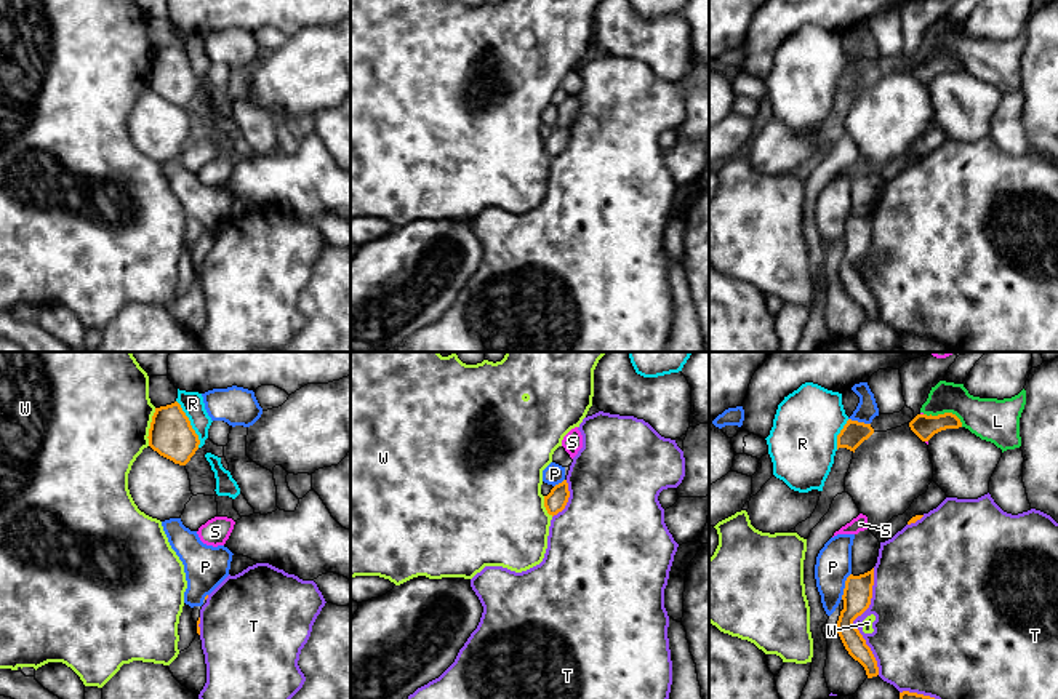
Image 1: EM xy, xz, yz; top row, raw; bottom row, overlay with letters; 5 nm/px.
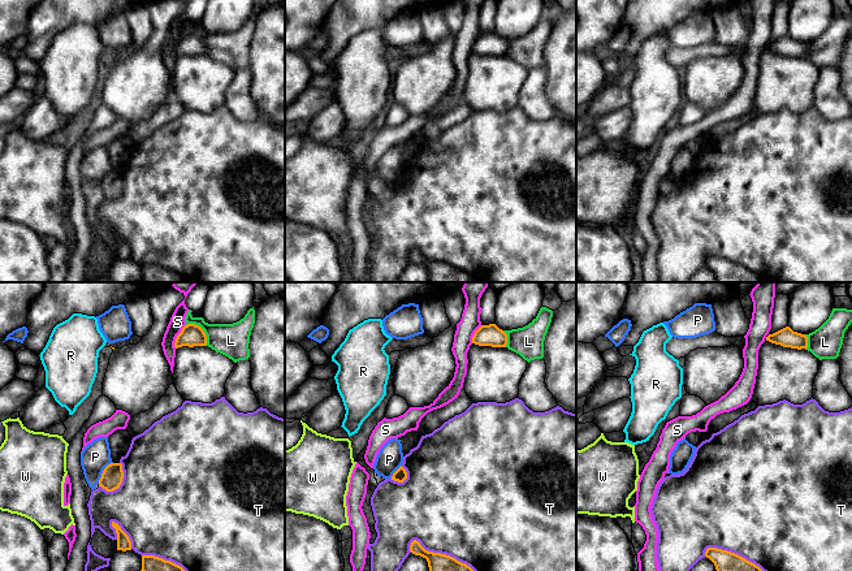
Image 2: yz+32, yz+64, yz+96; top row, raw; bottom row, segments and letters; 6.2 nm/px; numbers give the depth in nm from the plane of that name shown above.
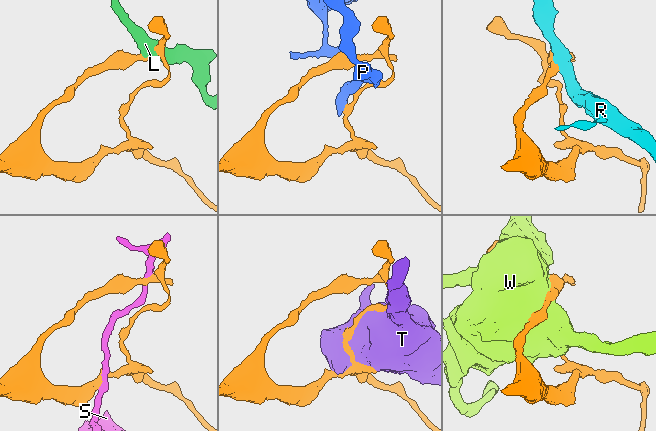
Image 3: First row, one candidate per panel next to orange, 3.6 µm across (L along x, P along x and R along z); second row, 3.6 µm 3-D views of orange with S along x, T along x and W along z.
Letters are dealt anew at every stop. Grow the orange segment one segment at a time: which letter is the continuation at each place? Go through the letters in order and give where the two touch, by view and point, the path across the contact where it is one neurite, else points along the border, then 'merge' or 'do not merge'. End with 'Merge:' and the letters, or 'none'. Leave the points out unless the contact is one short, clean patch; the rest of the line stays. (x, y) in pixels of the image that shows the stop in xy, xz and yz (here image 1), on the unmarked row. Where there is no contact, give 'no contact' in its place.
L: yz (945, 55) | do not merge
P: yz (845, 227) | do not merge
R: xy (189, 66) | along xy (176, 42), (197, 77), (199, 88) | do not merge
S: no contact | do not merge
T: yz (853, 261) | do not merge
W: xy (151, 69) | do not merge
Merge: none

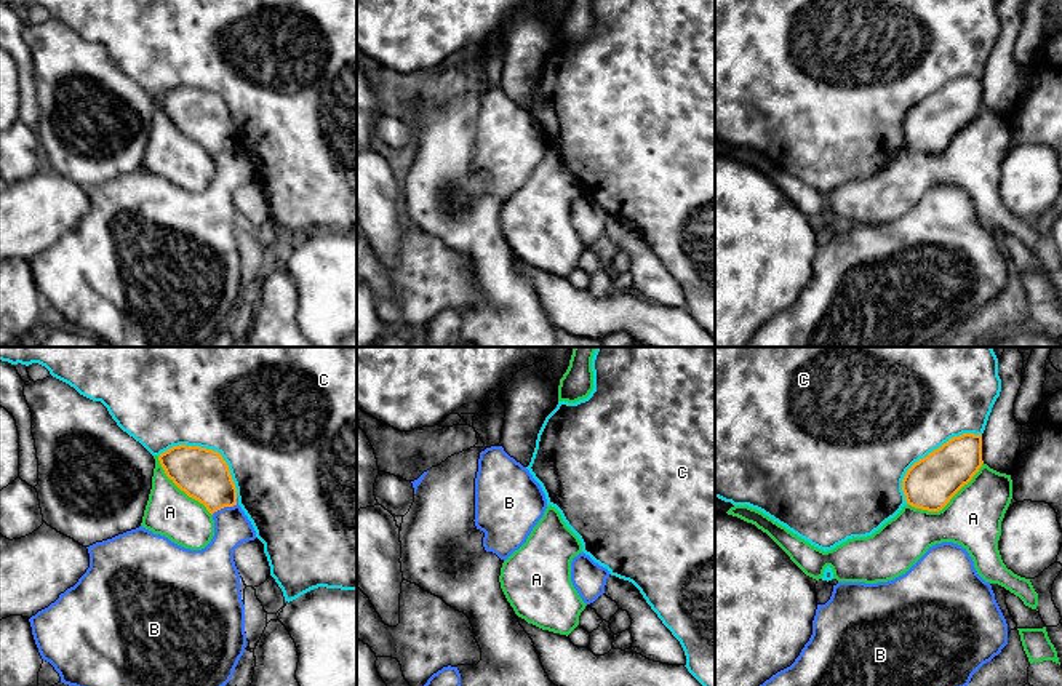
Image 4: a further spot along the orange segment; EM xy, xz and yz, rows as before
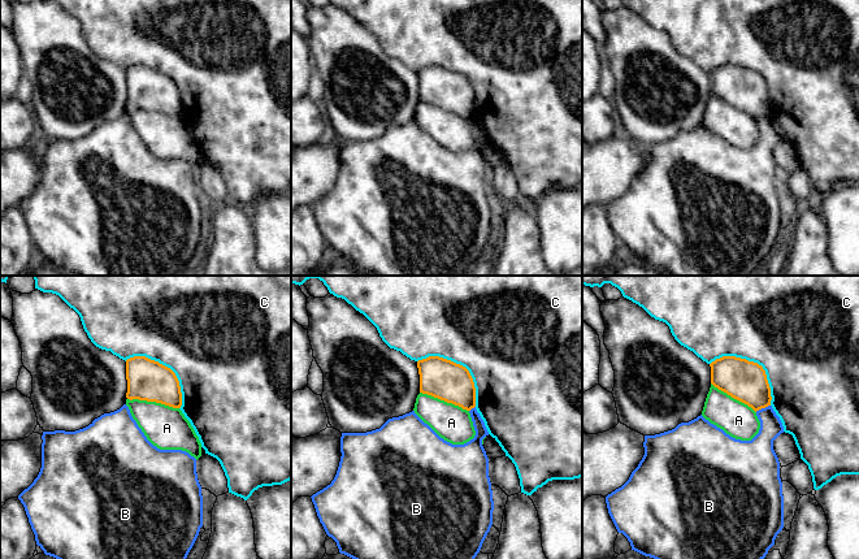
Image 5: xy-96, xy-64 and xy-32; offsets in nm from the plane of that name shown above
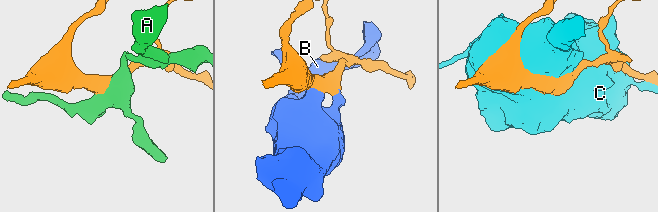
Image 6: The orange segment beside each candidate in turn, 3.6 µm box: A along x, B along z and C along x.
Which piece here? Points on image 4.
A: yz (947, 144) | do not merge
B: xy (226, 147) | do not merge
C: yz (930, 95) | do not merge
Merge: none

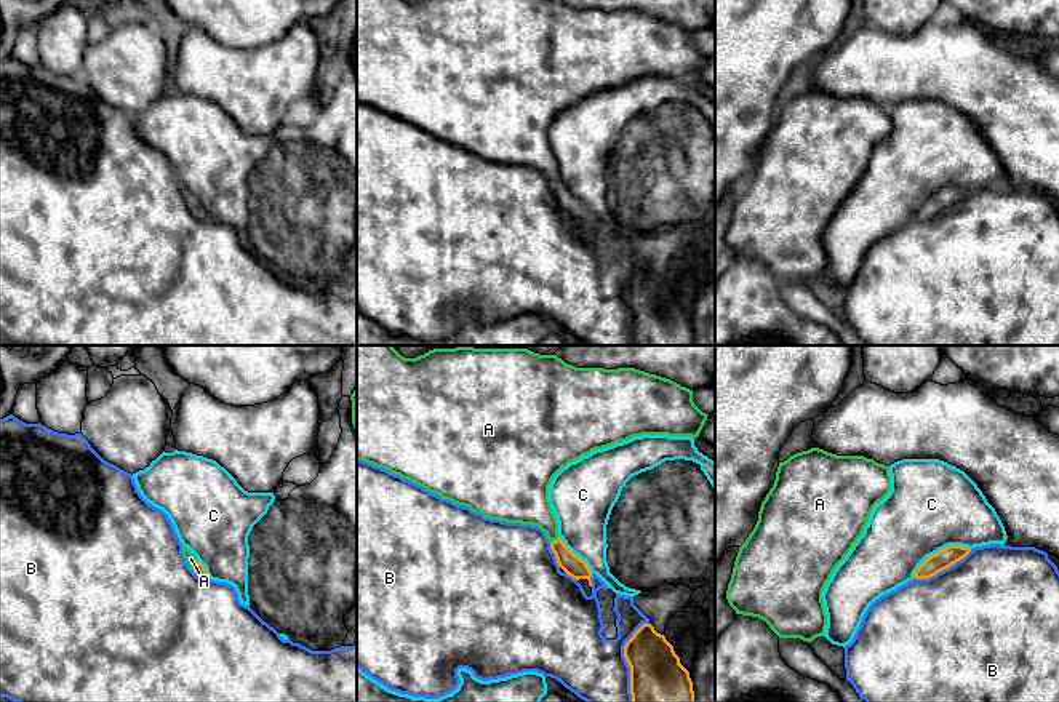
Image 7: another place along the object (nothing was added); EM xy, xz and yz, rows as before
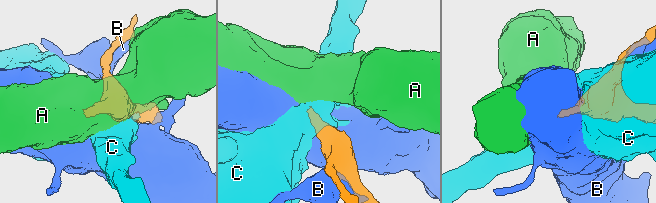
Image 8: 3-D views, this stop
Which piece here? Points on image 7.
A: xy (194, 207) | across xy (199, 210), (194, 207), (191, 200) | merge
B: xz (626, 301) | do not merge
C: yz (939, 192) | do not merge
Merge: A

